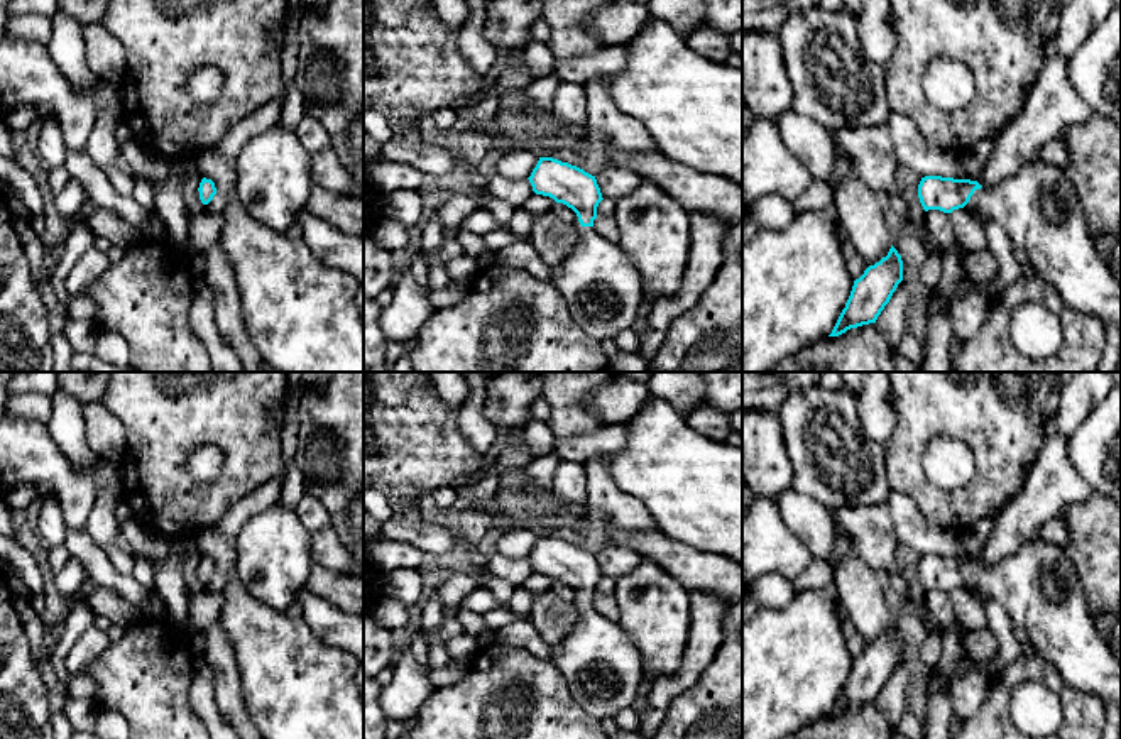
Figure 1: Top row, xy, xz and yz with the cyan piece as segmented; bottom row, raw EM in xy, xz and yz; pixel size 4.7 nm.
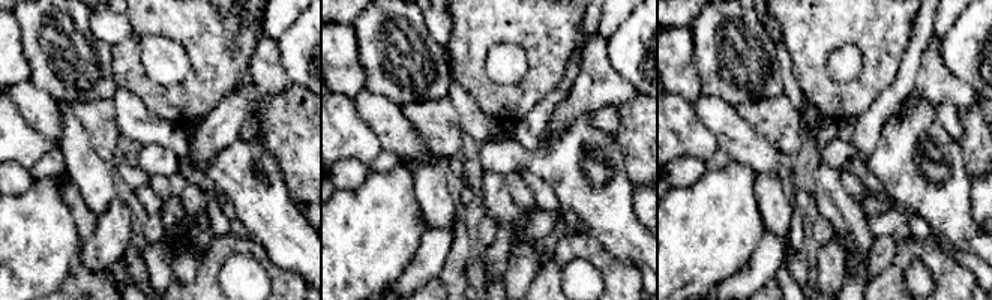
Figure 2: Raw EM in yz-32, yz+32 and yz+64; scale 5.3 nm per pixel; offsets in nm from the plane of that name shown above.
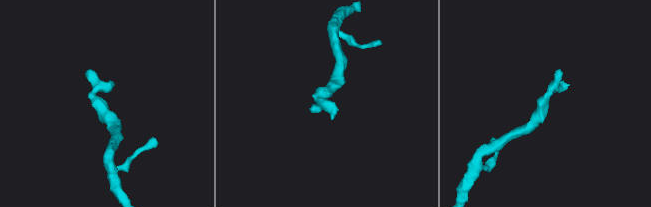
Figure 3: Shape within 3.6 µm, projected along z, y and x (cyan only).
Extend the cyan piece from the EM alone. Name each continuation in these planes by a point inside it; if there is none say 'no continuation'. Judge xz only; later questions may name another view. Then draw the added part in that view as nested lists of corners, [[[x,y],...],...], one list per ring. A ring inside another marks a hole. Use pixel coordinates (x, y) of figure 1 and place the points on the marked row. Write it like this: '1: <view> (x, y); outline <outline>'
1: xz (602, 290); outline [[[578,220],[575,225],[577,247],[553,267],[551,284],[587,335],[599,342],[615,338],[637,318],[644,298],[641,276],[617,242]]]

